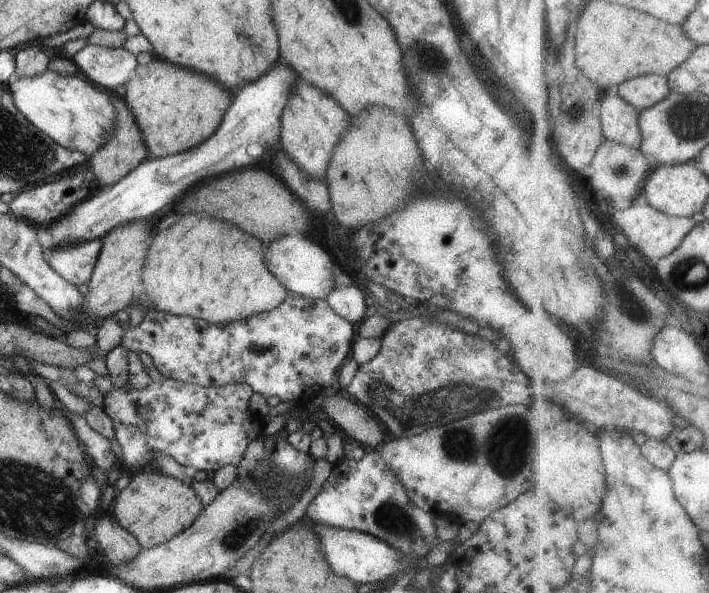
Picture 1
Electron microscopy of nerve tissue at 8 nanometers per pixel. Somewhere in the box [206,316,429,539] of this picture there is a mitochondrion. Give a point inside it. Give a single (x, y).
(376, 387)

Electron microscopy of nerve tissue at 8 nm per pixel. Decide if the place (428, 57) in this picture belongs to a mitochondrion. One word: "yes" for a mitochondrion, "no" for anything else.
yes

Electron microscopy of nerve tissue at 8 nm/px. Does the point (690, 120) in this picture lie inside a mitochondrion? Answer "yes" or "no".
yes

